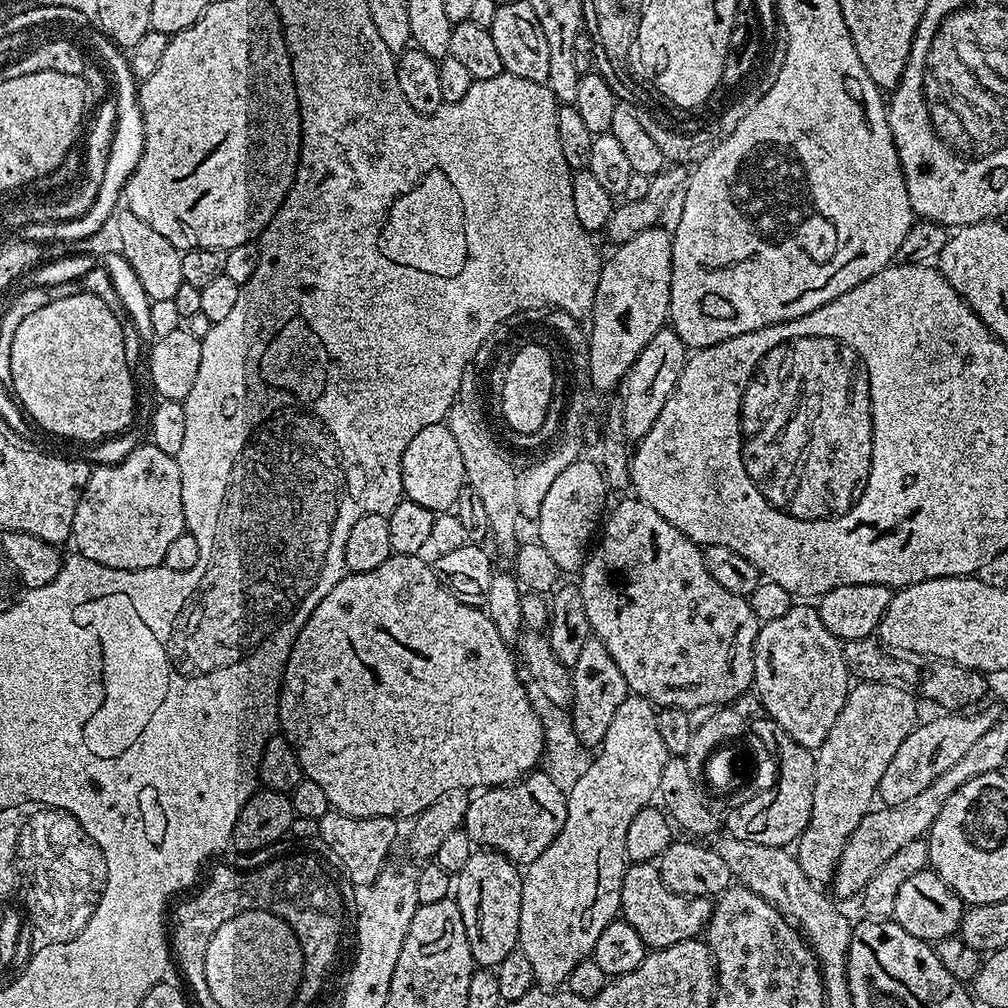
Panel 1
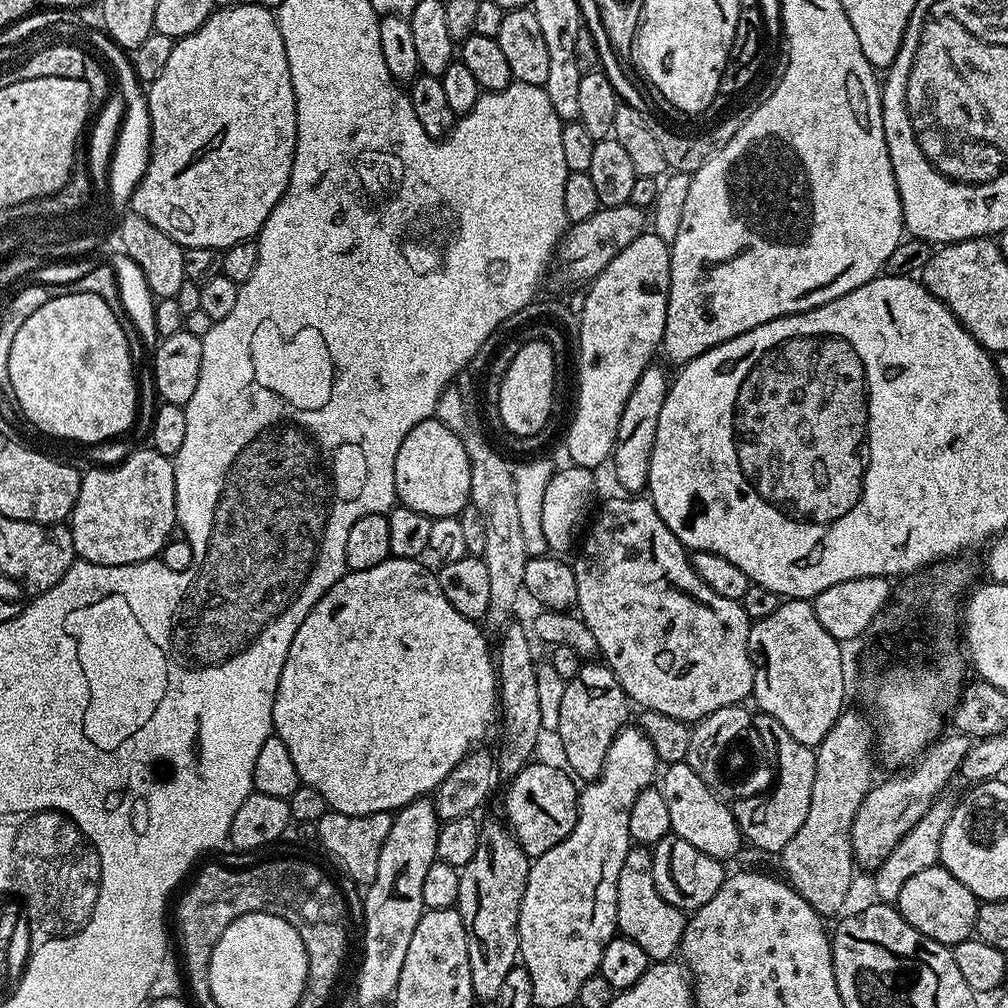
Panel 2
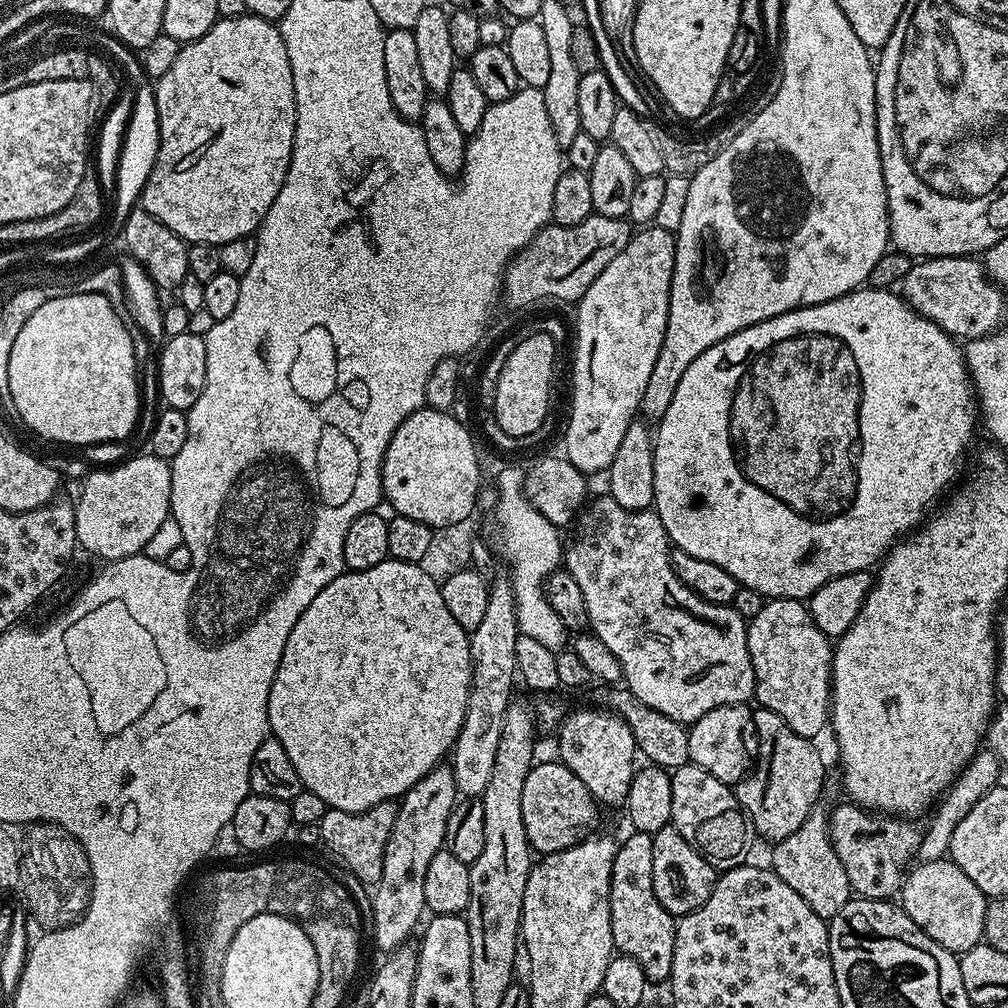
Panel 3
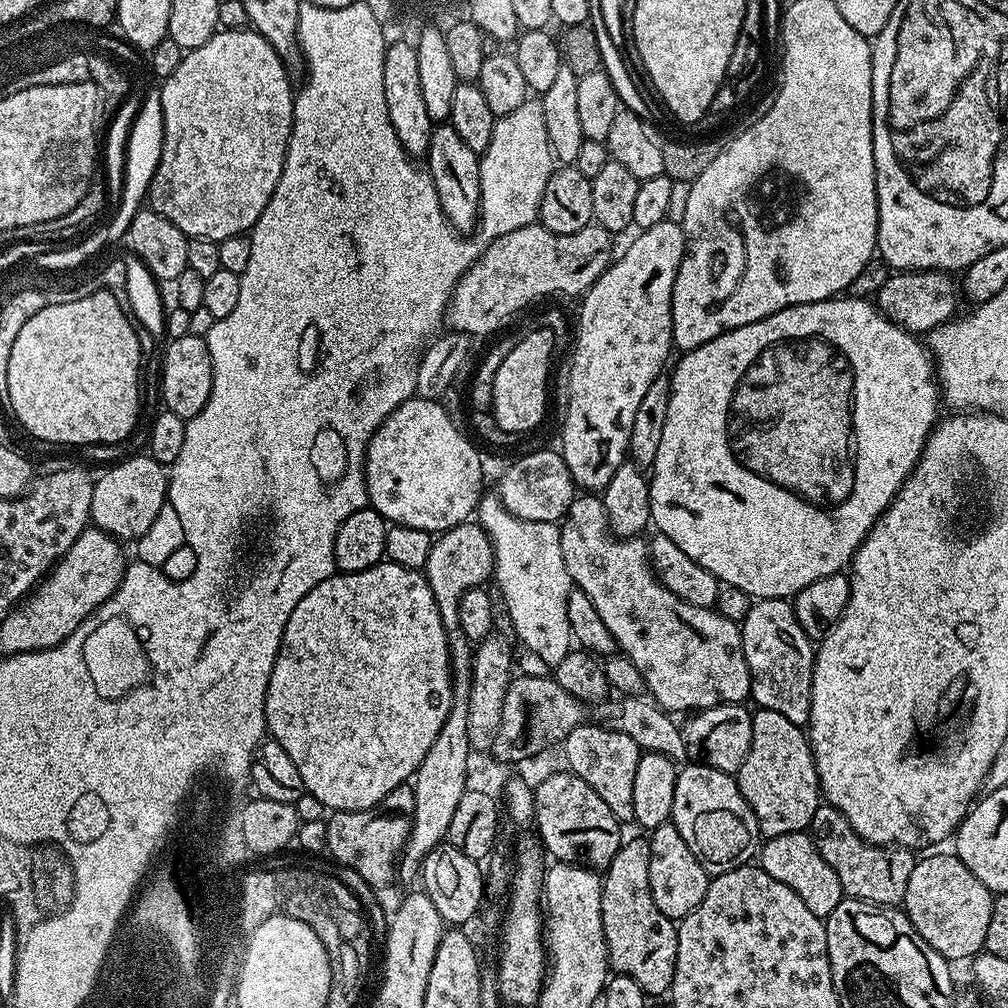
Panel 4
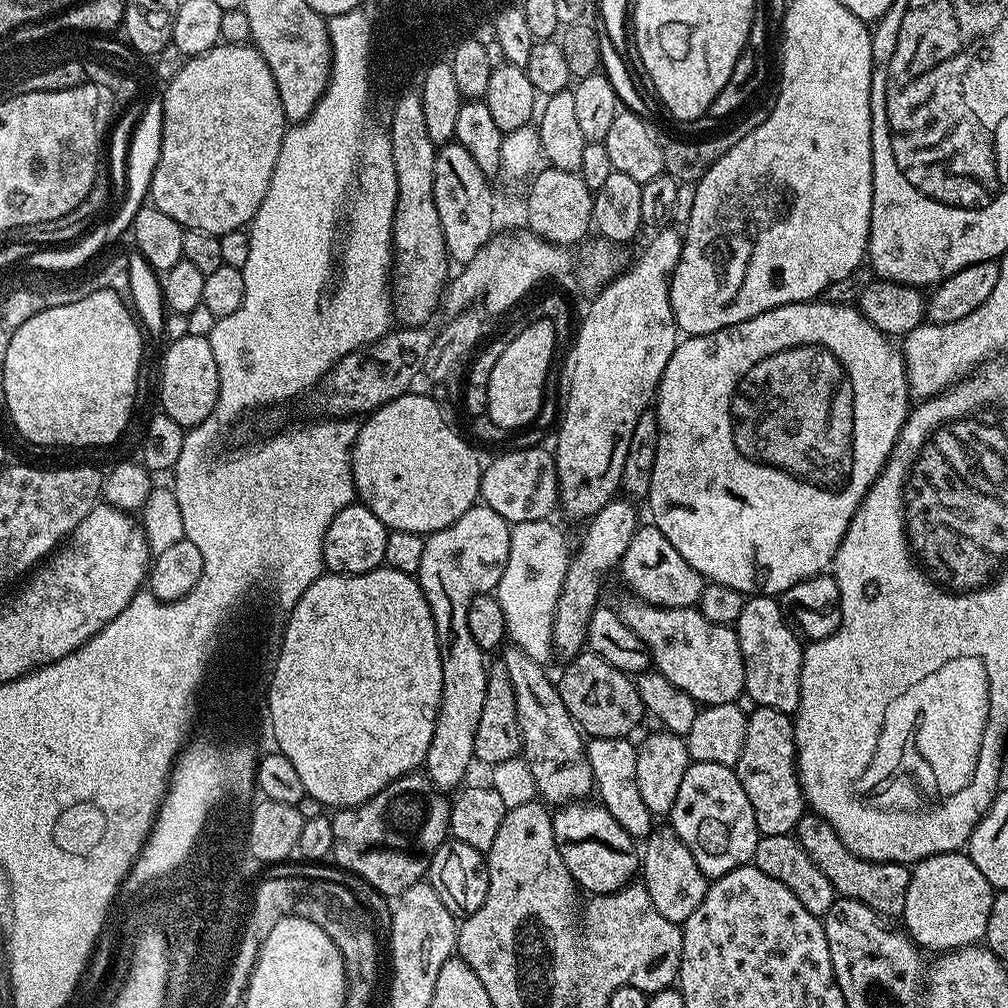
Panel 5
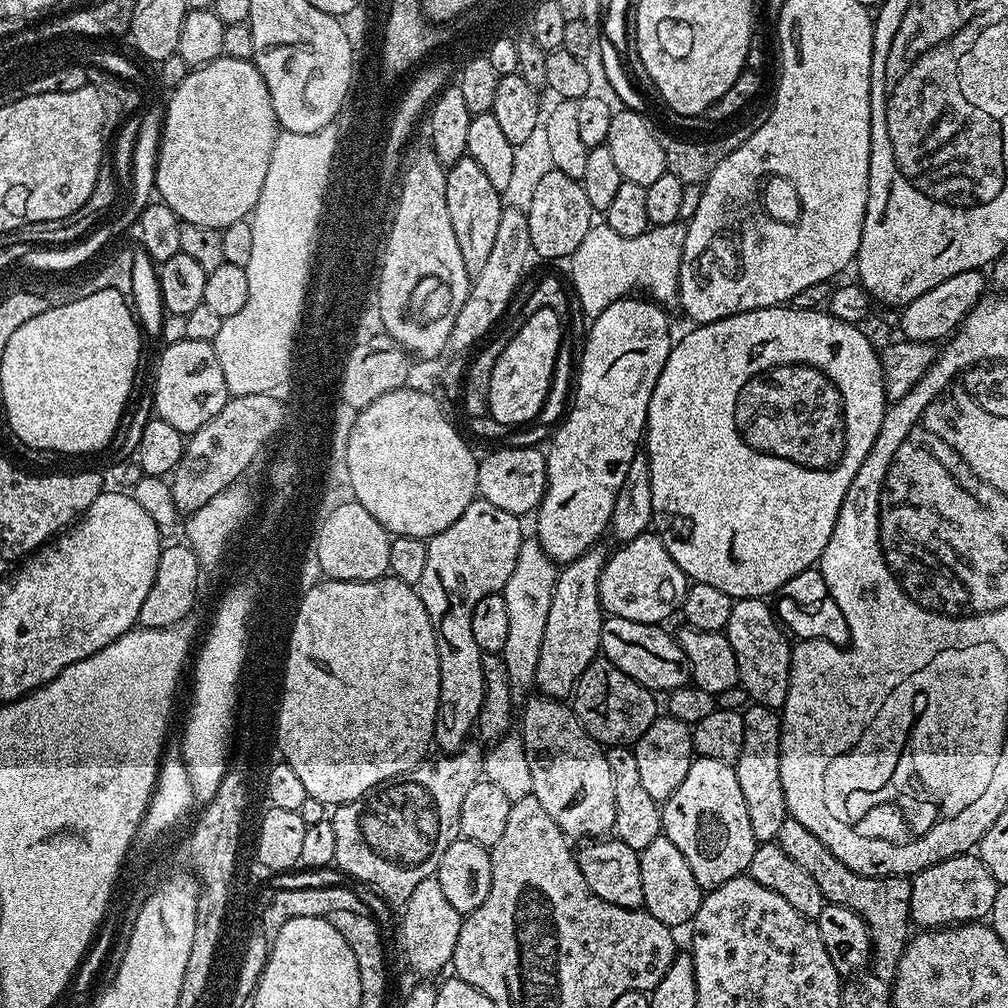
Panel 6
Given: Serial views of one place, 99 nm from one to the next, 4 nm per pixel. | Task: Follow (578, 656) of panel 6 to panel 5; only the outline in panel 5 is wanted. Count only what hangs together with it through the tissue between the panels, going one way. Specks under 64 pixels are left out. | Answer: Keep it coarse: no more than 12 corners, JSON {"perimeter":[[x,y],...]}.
{"perimeter":[[613,498],[587,521],[554,610],[557,657],[577,656],[600,579],[630,550],[642,517]]}

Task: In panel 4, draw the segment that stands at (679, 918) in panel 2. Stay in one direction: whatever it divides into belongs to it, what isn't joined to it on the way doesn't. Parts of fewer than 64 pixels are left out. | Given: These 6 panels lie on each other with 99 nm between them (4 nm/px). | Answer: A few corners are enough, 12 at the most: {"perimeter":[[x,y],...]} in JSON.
{"perimeter":[[650,842],[621,843],[602,876],[613,973],[669,991],[677,925],[650,894]]}

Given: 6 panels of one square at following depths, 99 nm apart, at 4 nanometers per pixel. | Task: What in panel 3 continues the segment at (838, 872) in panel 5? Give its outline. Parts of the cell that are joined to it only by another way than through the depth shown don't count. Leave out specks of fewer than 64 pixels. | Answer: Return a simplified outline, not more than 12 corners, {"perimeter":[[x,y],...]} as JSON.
{"perimeter":[[859,804],[828,812],[853,893],[895,897],[921,829]]}

